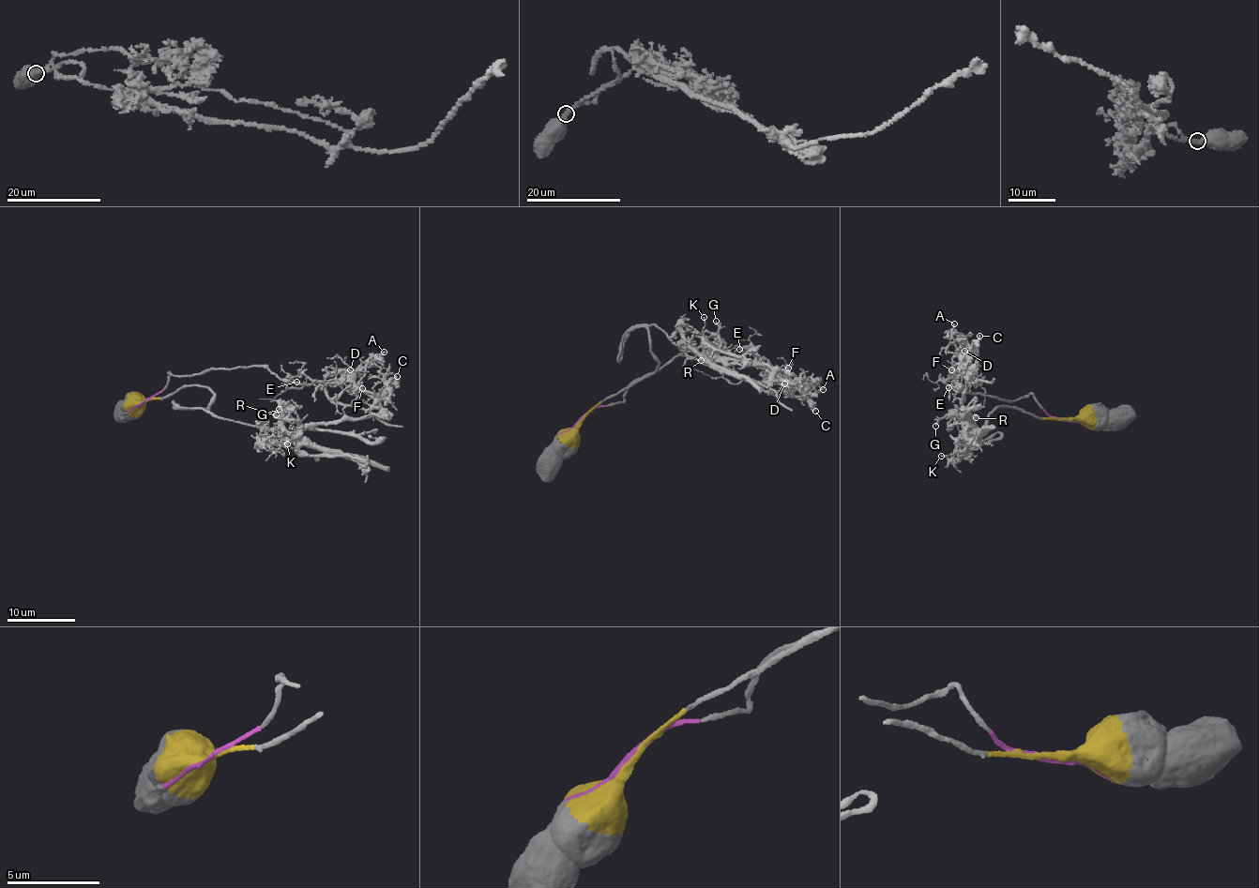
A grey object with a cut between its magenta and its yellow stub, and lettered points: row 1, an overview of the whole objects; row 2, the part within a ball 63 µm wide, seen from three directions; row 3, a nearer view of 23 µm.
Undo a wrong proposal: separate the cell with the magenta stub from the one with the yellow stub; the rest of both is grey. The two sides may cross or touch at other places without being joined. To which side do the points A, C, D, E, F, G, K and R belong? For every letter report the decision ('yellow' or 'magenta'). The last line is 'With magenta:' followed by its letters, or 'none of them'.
A: magenta
C: magenta
D: magenta
E: magenta
F: magenta
G: yellow
K: yellow
R: yellow
With magenta: A, C, D, E, F

